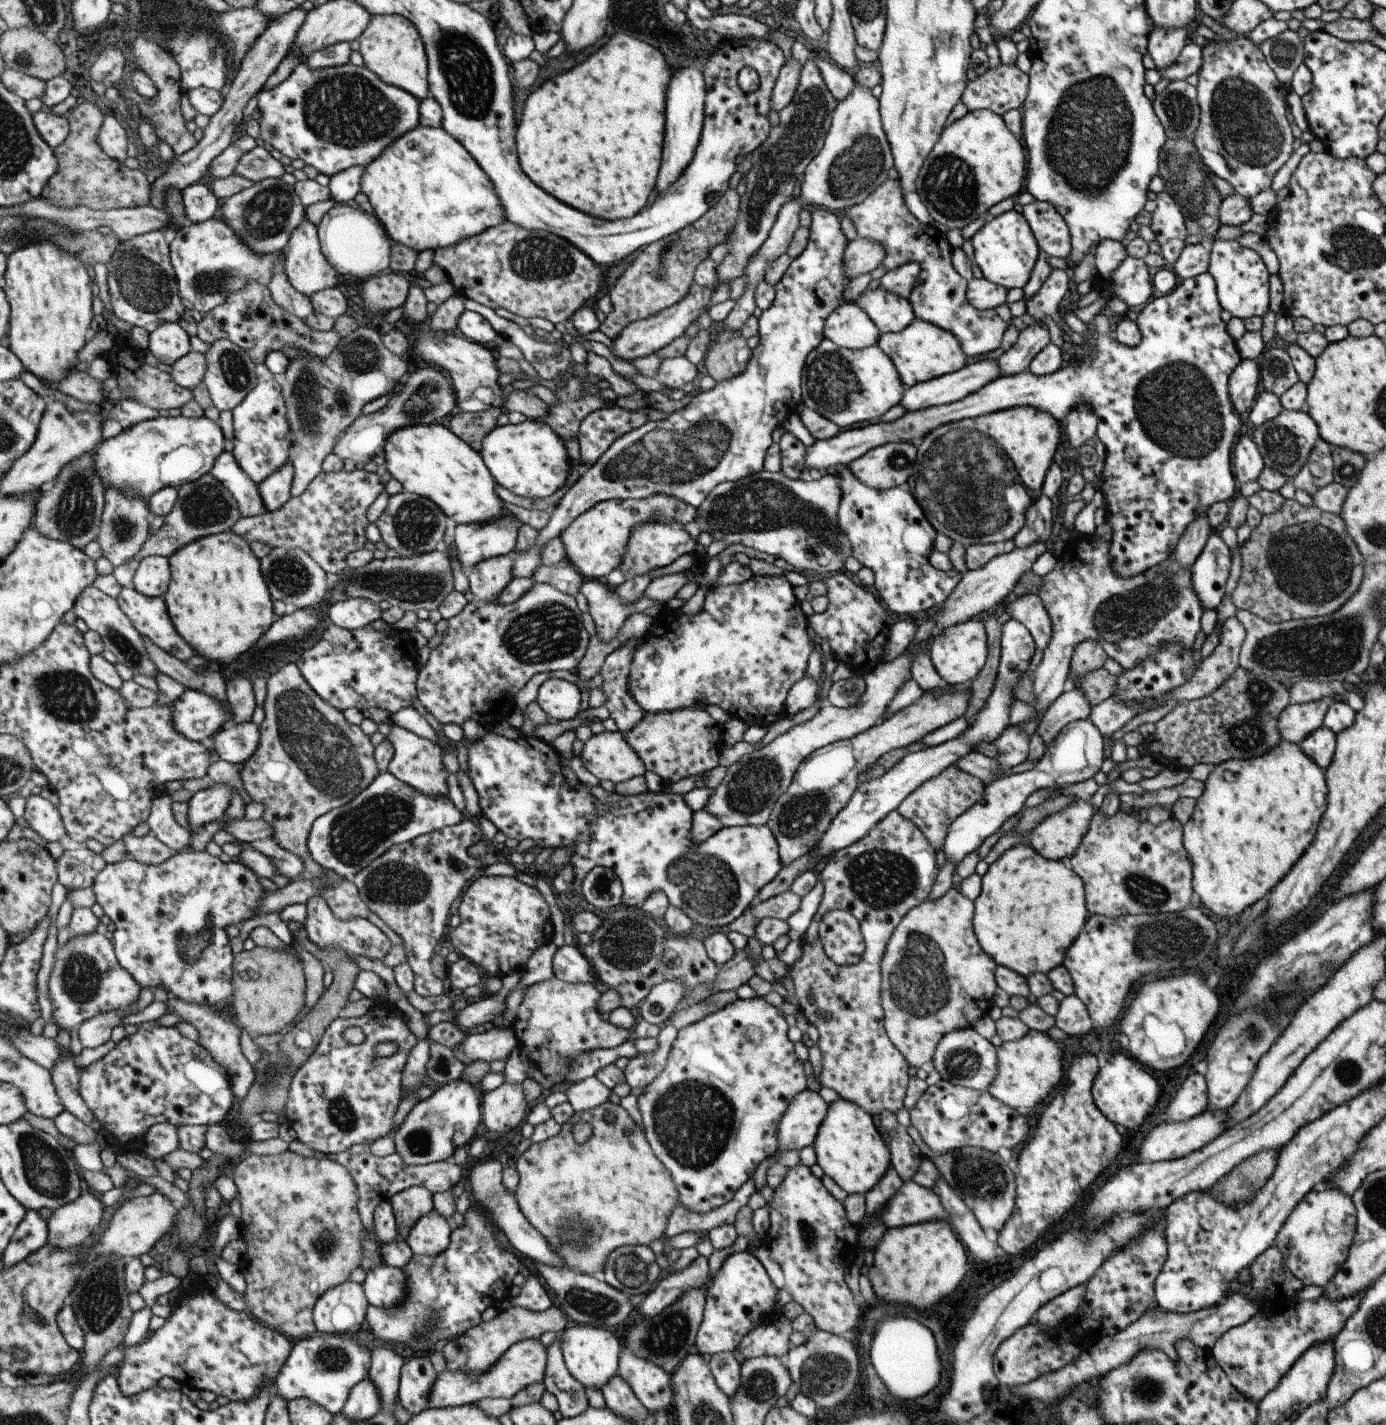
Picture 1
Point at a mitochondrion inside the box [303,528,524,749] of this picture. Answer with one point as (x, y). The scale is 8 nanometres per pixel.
(415, 584)

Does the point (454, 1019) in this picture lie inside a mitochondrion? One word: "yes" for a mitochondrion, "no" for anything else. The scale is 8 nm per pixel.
no

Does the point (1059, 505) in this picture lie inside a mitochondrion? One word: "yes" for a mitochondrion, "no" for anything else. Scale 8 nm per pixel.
no

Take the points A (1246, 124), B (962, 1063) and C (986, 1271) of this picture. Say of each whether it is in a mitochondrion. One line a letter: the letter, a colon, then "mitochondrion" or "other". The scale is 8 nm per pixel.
A: mitochondrion
B: mitochondrion
C: other

